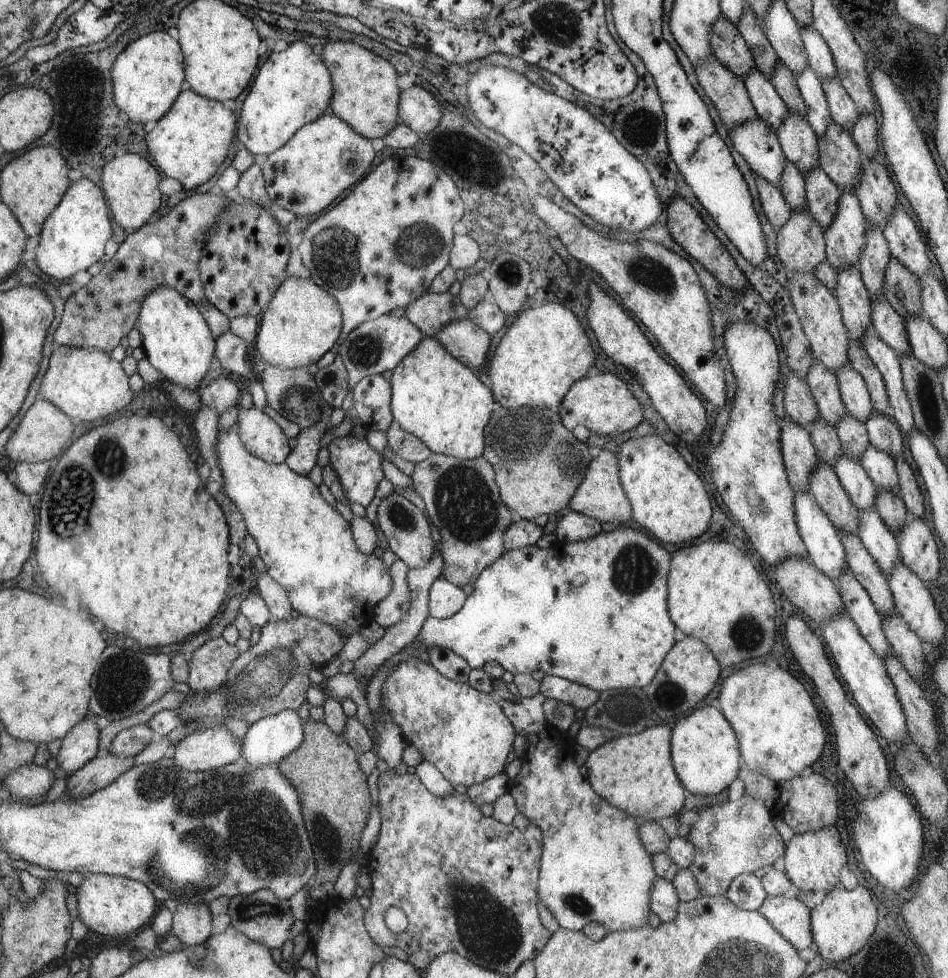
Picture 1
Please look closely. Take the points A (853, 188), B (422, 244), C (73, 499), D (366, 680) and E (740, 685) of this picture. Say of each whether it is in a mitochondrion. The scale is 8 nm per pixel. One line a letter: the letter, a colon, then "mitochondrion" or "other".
A: other
B: mitochondrion
C: mitochondrion
D: other
E: other

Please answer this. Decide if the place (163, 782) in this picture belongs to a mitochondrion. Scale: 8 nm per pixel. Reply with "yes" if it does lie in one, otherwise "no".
yes

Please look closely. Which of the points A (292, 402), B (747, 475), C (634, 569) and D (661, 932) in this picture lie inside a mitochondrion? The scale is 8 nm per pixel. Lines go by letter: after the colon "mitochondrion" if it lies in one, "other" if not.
A: mitochondrion
B: mitochondrion
C: mitochondrion
D: other

